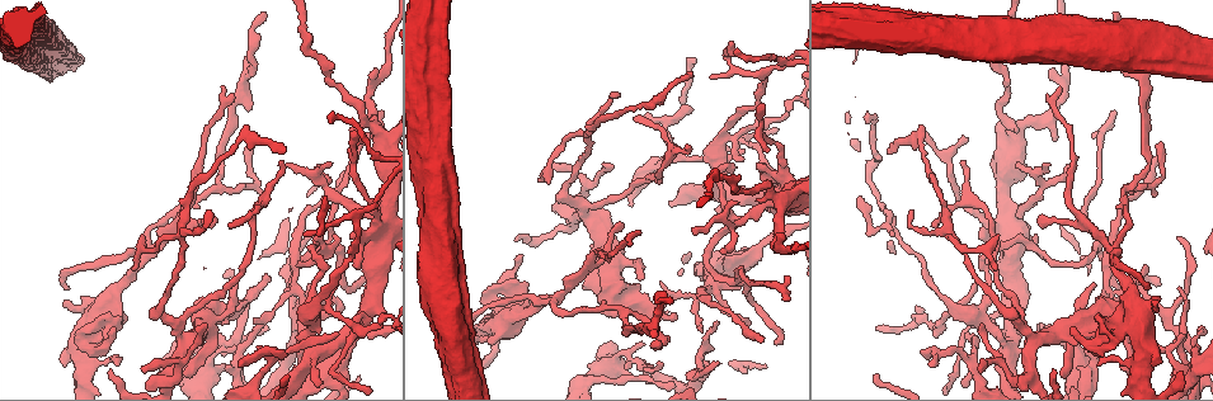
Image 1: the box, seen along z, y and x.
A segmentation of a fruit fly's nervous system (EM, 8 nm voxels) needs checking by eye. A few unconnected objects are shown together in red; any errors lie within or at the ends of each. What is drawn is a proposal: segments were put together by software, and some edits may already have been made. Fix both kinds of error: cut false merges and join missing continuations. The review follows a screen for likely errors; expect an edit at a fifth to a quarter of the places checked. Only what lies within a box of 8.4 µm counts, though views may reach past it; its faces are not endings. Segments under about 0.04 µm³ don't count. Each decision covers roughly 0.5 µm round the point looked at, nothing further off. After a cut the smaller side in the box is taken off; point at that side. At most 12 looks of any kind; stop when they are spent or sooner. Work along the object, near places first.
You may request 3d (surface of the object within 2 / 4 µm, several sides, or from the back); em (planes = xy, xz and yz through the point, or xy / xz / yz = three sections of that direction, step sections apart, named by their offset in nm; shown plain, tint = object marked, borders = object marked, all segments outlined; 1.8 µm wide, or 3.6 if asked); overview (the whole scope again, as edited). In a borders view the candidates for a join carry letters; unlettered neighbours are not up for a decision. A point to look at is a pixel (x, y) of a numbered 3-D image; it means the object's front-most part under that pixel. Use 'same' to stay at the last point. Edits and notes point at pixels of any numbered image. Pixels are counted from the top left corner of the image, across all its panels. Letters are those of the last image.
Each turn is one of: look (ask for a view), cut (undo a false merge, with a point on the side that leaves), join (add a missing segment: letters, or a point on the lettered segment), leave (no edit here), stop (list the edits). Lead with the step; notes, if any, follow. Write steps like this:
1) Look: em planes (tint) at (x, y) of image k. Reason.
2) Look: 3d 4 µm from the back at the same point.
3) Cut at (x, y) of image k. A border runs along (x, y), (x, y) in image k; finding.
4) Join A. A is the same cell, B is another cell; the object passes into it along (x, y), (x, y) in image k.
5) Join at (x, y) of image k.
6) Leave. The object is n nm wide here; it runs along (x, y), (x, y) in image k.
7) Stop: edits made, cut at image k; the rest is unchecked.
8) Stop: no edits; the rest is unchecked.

Look: 3d 4 µm at (628, 305) of image 1. Sharp bend.

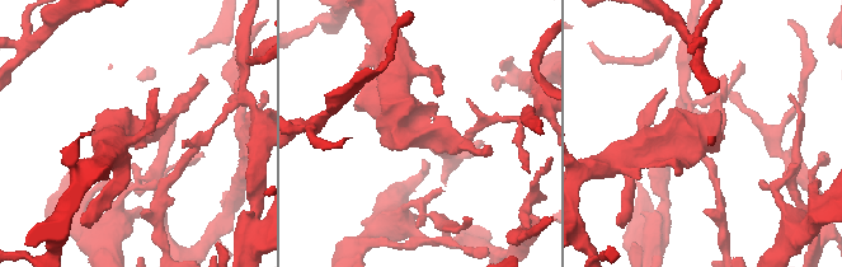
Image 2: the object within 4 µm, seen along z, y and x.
Look: em xy step 16 (tint) at (419, 131) of image 2. Shape alone is not enough.

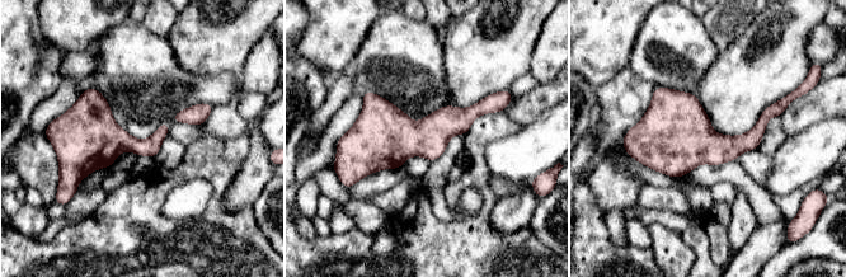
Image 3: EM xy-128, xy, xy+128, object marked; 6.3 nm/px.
Look: em planes (borders) at the same point. Another direction.

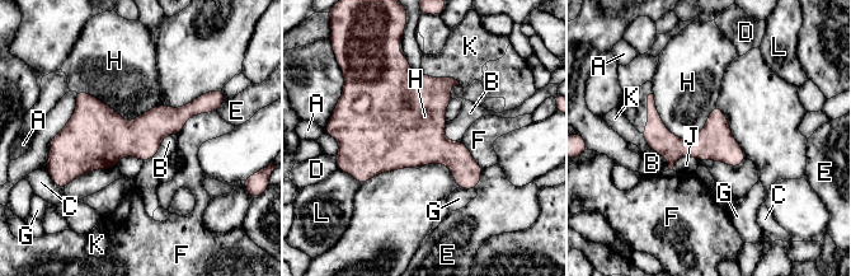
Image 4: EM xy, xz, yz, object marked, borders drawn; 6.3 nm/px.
Leave. The object is 240 nm wide here; A, B, C, D, E, F, G, H, J, K and L are other cells; it runs along (650, 98), (676, 148), (741, 158) in image 4; all the same cell.

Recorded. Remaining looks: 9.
Look: 3d 4 µm from the back at (297, 293) of image 1. Abrupt turn.

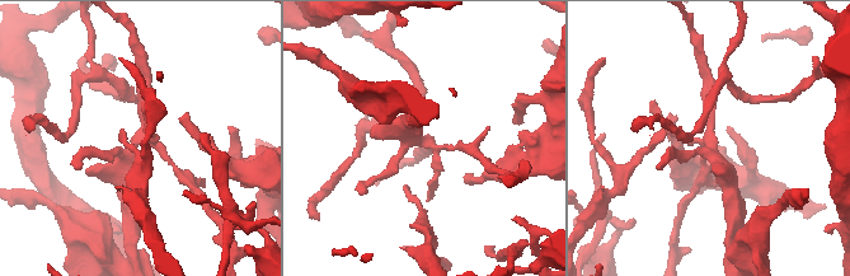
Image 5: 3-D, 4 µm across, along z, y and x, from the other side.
Look: em planes (borders) at (422, 141) of image 5. Shape alone is not enough.

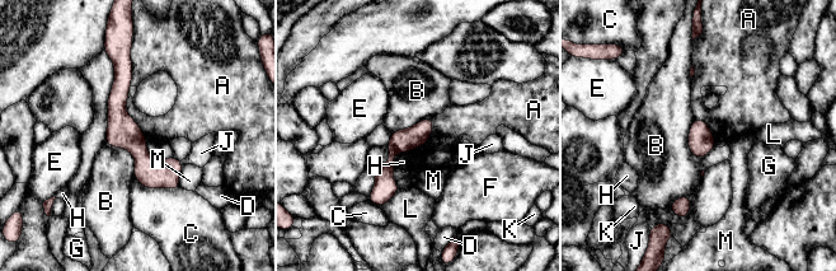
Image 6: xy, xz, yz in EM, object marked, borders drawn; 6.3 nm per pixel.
Cut at (385, 185) of image 6. The longest contact is with C, 320 nm; A, B, C, D, E, F, G, H, J, K, L and M are other cells; a border runs along (390, 143), (397, 152) in image 6; a second cell is stuck on.

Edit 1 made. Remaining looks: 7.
Look: 3d 2 µm at (320, 349) of image 1.

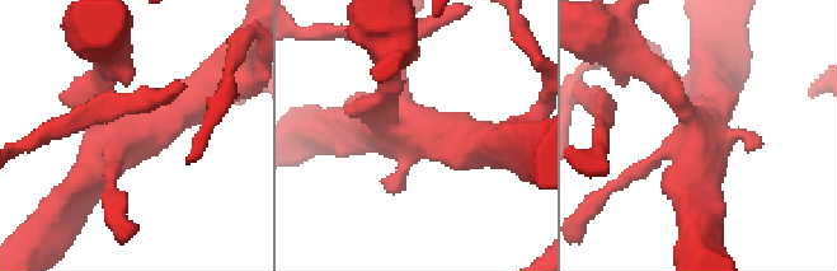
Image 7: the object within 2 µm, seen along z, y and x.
Look: em xz step 16 (tint) at (127, 132) of image 7.

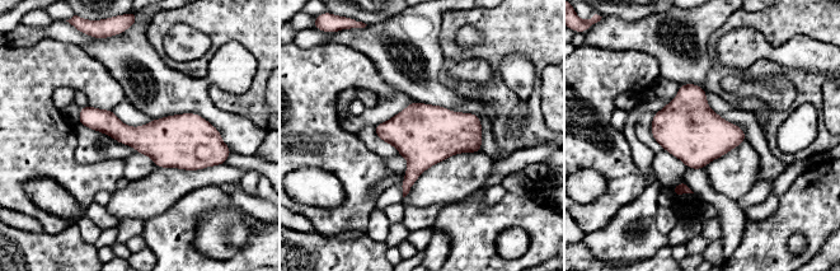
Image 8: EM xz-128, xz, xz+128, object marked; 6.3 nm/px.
Look: em planes (borders) at the same point.

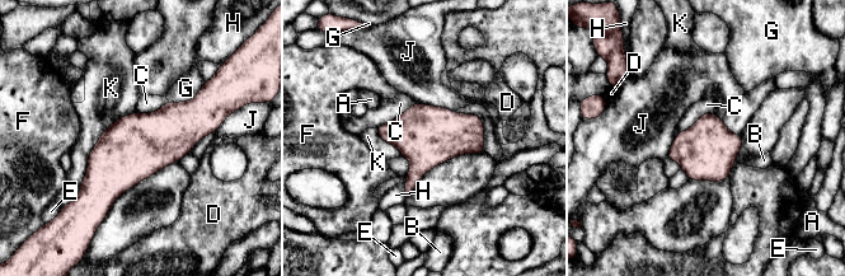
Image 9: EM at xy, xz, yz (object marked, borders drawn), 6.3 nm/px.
Leave. The object is 360 nm wide here; A, B, C, D, E, F, G, H, J and K are other cells; one cell here.

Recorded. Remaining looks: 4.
Look: em xz step 4 (borders) at (918, 14) of image 1. Thick end.

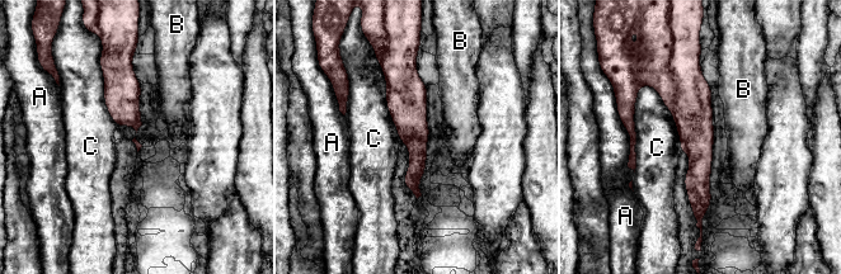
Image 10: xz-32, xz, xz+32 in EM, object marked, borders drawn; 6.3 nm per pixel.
Cut at (692, 113) of image 10. The longest contact is with C, 550 nm; A, B and C are other cells; the part that leaves runs along (695, 65), (699, 217) in image 10; two cells meet here.

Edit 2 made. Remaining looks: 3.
Stop: edits made, cut at image 6, cut at image 10; the rest is unchecked.

